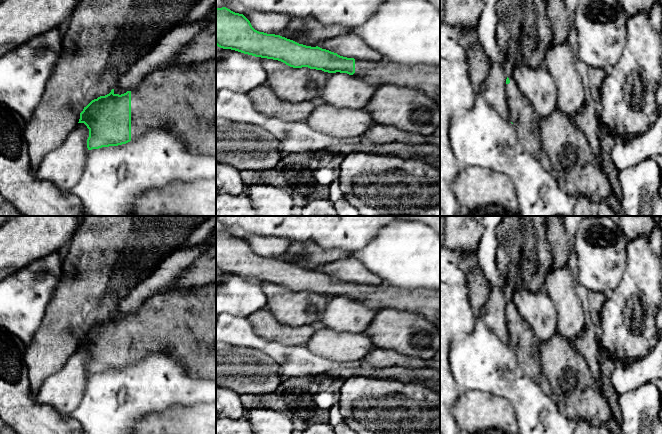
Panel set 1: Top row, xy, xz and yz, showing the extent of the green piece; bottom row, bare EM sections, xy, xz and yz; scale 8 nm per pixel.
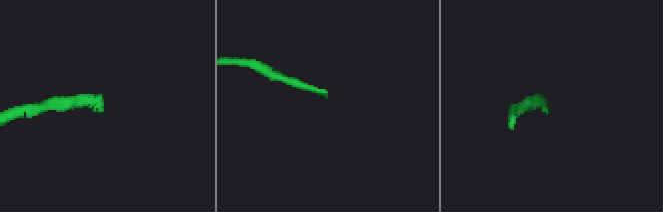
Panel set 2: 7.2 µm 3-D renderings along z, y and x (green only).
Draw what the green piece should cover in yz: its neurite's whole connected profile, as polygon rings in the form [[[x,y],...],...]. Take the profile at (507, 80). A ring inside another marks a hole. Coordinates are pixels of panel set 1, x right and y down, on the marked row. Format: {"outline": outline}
{"outline": [[[513,76],[506,79],[506,93],[509,105],[509,120],[516,128],[521,144],[533,156],[541,150],[539,120],[530,101],[520,92]]]}

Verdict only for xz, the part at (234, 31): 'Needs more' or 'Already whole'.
Needs more

